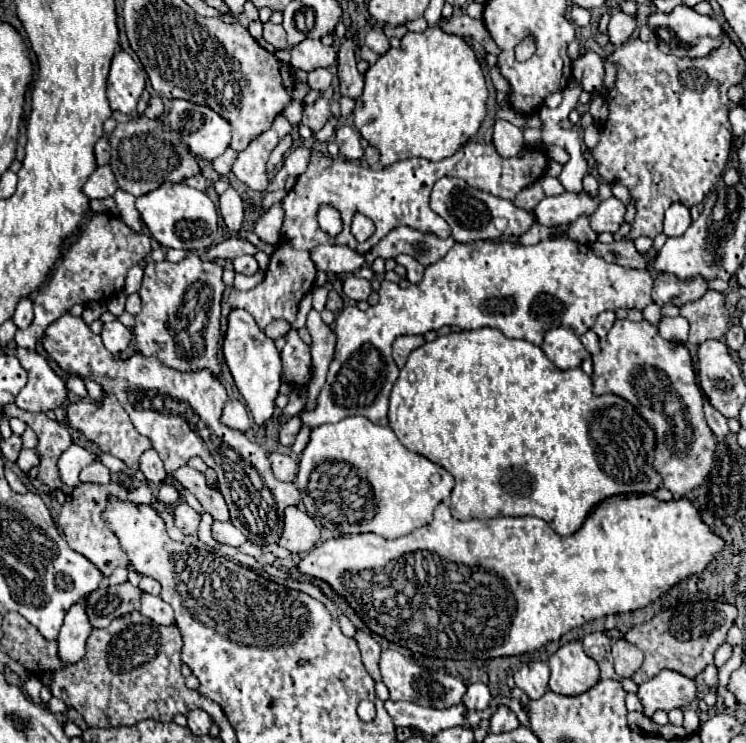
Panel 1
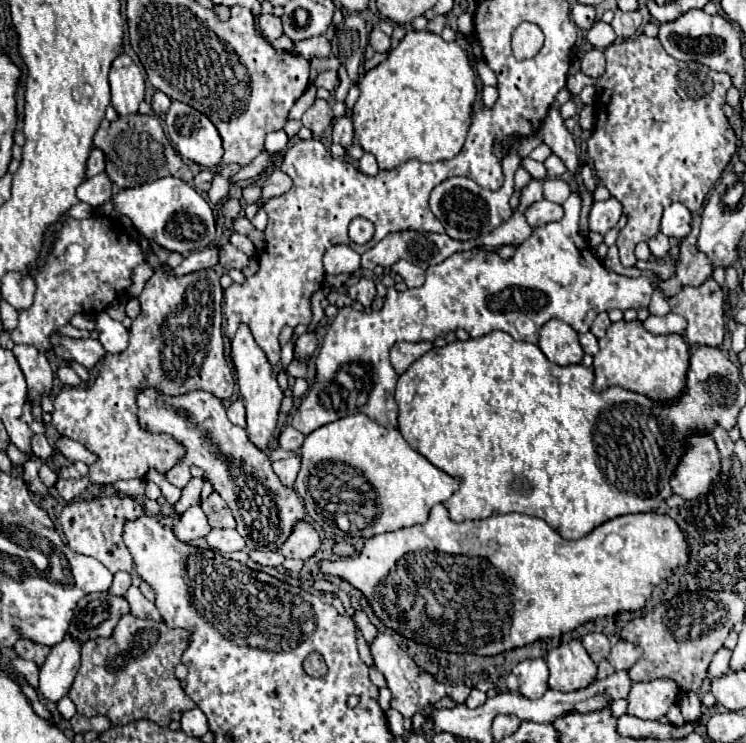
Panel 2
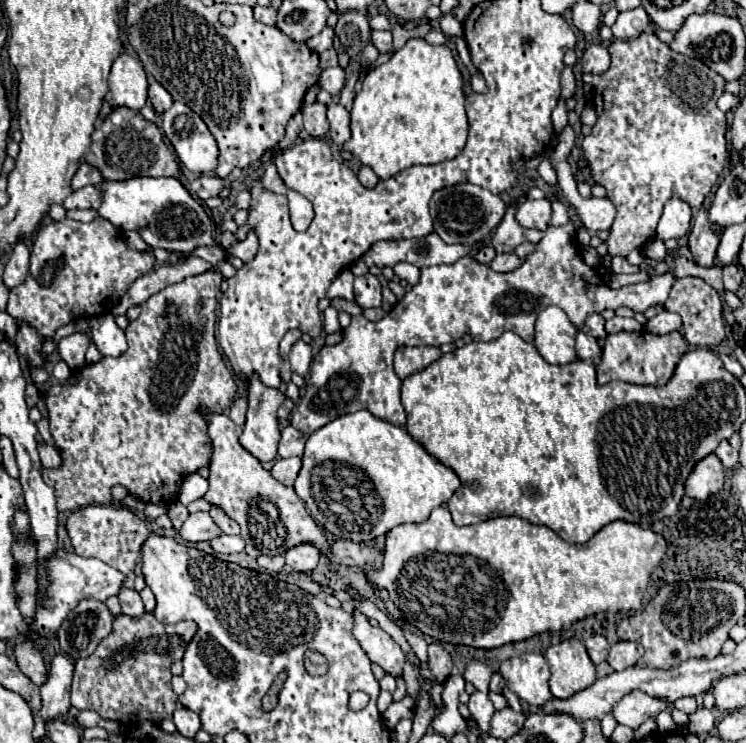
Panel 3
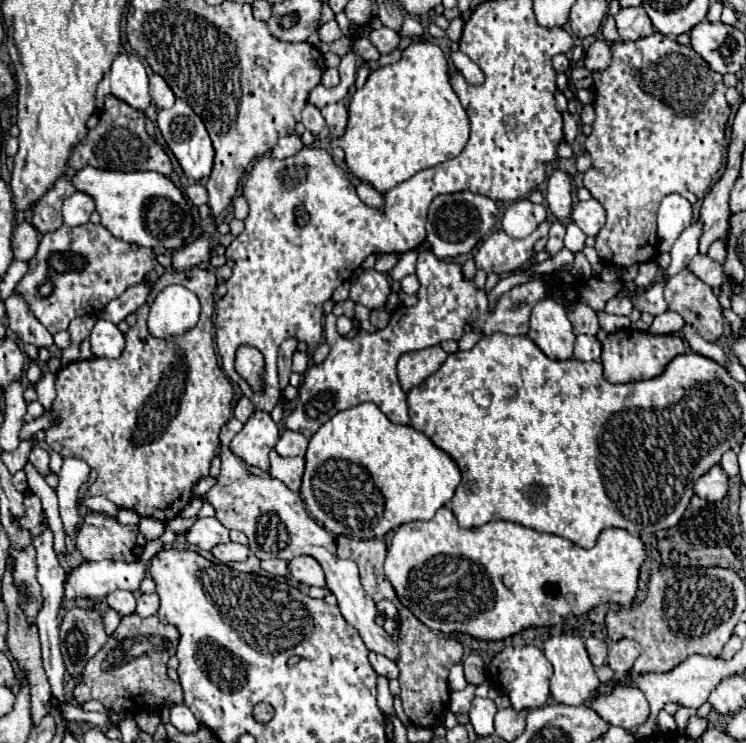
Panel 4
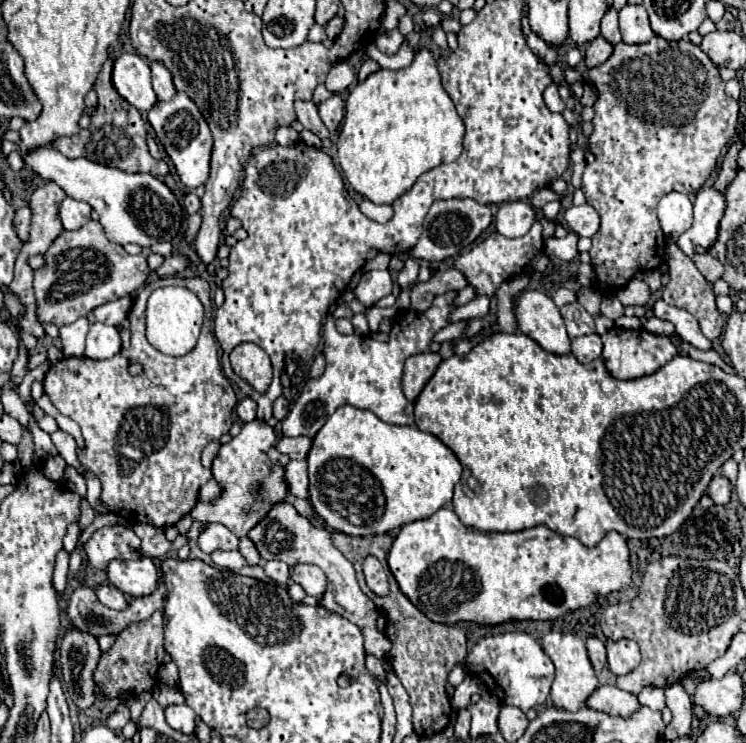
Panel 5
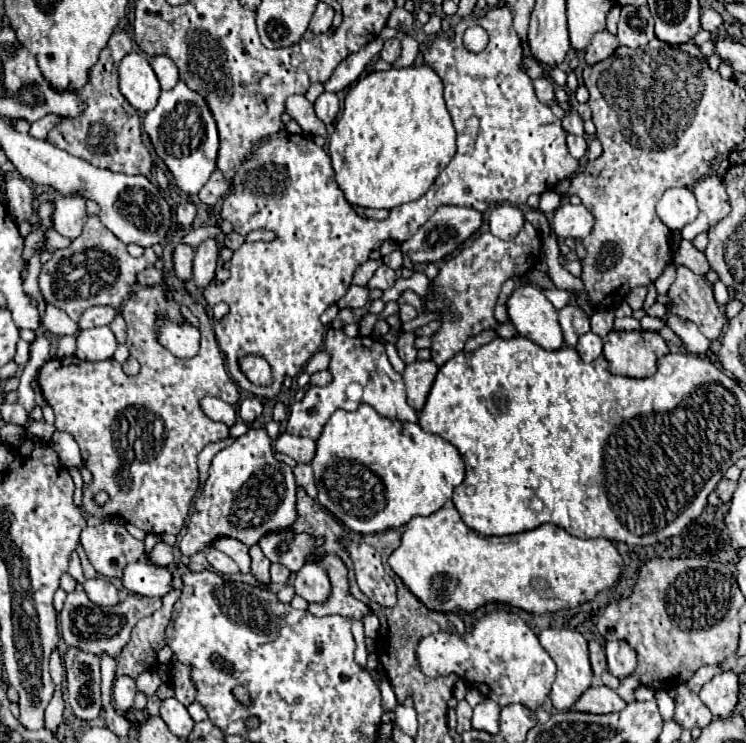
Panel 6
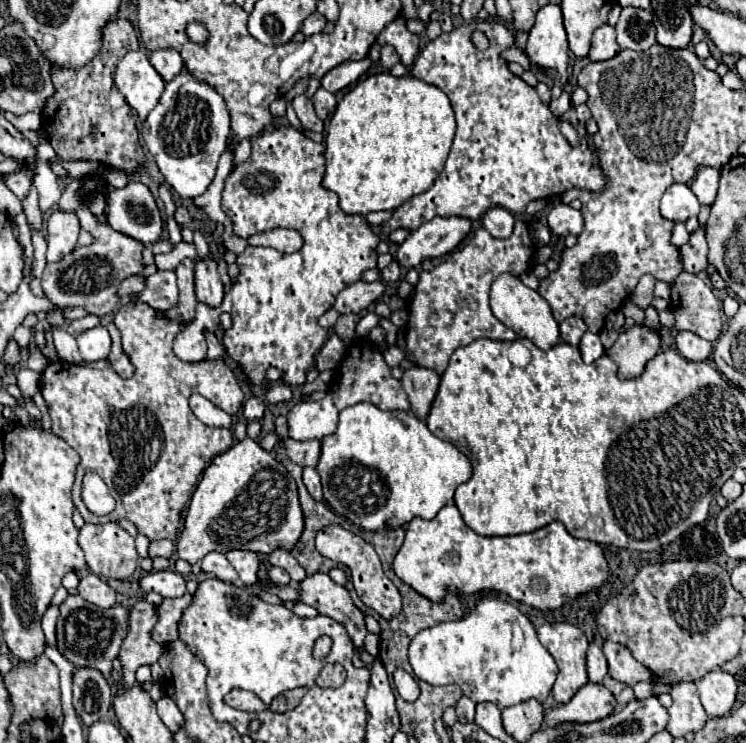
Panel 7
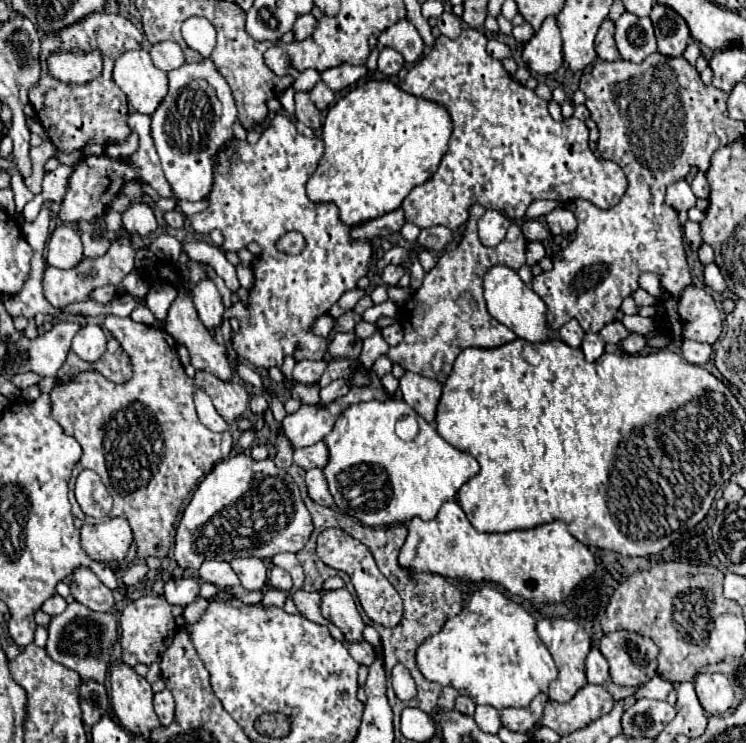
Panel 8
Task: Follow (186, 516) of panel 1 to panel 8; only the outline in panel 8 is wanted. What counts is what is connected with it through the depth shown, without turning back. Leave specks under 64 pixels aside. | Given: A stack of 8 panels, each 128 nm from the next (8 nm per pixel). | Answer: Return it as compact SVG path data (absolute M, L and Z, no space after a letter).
M236 558L230 562L232 570L238 574L242 586L246 590L262 590L266 586L266 566L256 558Z

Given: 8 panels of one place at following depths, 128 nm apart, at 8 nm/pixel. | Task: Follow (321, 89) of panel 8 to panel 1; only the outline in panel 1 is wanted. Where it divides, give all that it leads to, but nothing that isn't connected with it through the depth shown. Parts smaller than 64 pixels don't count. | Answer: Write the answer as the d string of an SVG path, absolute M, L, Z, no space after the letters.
M340 124L336 128L336 136L334 136L334 142L338 144L340 148L340 154L346 158L346 160L362 160L364 158L364 148L360 144L360 134L350 128L348 124Z

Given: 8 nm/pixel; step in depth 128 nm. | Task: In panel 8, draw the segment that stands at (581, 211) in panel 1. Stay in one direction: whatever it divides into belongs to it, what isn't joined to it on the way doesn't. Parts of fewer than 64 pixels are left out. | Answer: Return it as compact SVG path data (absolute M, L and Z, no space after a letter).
M486 210L484 216L478 220L478 234L484 246L496 246L504 240L510 220L498 210Z

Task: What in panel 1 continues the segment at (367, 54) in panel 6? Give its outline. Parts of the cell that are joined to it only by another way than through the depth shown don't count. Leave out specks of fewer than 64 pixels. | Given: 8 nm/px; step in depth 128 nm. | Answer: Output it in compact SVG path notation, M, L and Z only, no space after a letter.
M292 68L294 72L294 82L306 82L310 86L310 90L318 90L318 92L324 92L330 82L332 82L332 74L326 70L326 68L316 68L312 72L304 72L300 68Z

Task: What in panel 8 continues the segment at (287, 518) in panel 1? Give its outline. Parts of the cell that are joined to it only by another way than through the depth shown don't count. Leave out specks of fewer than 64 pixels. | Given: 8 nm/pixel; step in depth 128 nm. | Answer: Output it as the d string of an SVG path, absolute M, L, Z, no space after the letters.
M346 588L320 590L320 610L326 620L336 624L348 642L360 642L364 620L356 610L354 598Z

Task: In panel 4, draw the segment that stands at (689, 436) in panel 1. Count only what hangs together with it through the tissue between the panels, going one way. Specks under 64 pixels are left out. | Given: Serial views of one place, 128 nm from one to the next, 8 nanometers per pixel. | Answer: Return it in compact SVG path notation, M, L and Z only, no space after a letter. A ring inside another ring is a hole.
M618 330L614 334L608 334L608 338L602 344L602 366L604 366L604 378L608 382L638 382L638 380L650 380L664 372L664 368L674 360L676 356L684 354L686 346L684 340L678 334L668 336L654 336L650 332L640 330ZM720 464L712 466L704 476L700 476L700 480L696 480L694 492L706 502L718 502L726 496L728 476L724 476L724 470L720 468Z

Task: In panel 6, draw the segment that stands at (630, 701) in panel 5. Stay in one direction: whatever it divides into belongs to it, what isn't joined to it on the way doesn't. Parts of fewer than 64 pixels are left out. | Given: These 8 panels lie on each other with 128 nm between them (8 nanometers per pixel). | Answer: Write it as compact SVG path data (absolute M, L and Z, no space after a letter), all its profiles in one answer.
M604 684L588 688L574 704L574 710L590 712L590 714L610 714L610 712L620 712L624 708L626 708L626 702L616 694L616 690Z

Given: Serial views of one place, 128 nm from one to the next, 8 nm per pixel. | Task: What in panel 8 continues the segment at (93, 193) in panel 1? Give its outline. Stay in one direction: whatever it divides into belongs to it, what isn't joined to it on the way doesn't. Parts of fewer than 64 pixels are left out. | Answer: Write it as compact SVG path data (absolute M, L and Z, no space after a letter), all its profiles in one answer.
M58 224L48 242L46 262L56 268L74 268L82 260L82 240L72 224Z

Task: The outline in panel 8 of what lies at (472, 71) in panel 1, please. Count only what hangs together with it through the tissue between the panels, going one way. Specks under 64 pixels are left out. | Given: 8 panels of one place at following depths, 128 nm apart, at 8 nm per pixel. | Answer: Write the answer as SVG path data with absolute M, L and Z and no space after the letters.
M368 80L364 84L360 84L358 88L354 88L352 92L348 92L344 98L340 98L330 110L328 110L328 116L322 124L322 140L324 140L324 156L316 168L316 172L312 174L312 178L308 180L306 184L306 192L308 192L308 198L312 202L336 202L336 206L340 208L340 218L344 224L348 226L356 226L356 224L362 224L366 220L372 220L372 218L378 218L386 212L392 212L396 208L400 208L402 200L408 196L408 192L418 186L418 184L424 184L440 166L440 160L444 158L444 154L448 152L448 140L450 140L450 134L452 134L452 118L448 114L448 110L442 106L442 104L436 104L432 100L426 100L426 98L420 98L420 96L414 96L414 94L408 94L404 92L400 86L396 86L392 80Z

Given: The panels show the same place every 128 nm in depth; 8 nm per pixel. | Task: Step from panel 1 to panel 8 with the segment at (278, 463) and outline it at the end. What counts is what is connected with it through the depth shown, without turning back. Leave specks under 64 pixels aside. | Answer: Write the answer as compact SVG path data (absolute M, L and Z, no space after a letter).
M312 468L306 472L306 486L308 486L308 496L322 506L334 508L332 494L328 492L328 482L324 480L324 474L320 468Z

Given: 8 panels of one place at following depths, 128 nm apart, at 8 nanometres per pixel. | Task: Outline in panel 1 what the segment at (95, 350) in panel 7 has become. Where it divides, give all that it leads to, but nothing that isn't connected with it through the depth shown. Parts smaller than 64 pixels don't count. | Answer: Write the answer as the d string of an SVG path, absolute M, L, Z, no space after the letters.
M120 320L106 322L104 330L102 330L102 340L104 340L104 346L112 354L120 354L120 352L124 352L130 346L130 342L132 342L132 330L126 328Z

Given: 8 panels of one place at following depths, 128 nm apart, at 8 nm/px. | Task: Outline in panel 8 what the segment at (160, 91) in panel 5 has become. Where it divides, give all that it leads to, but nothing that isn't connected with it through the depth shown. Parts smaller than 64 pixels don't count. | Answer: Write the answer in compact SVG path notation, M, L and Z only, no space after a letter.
M170 40L154 44L152 50L150 50L150 58L152 58L154 66L160 68L160 70L164 70L164 72L180 68L184 64L182 48L176 42L170 42Z

